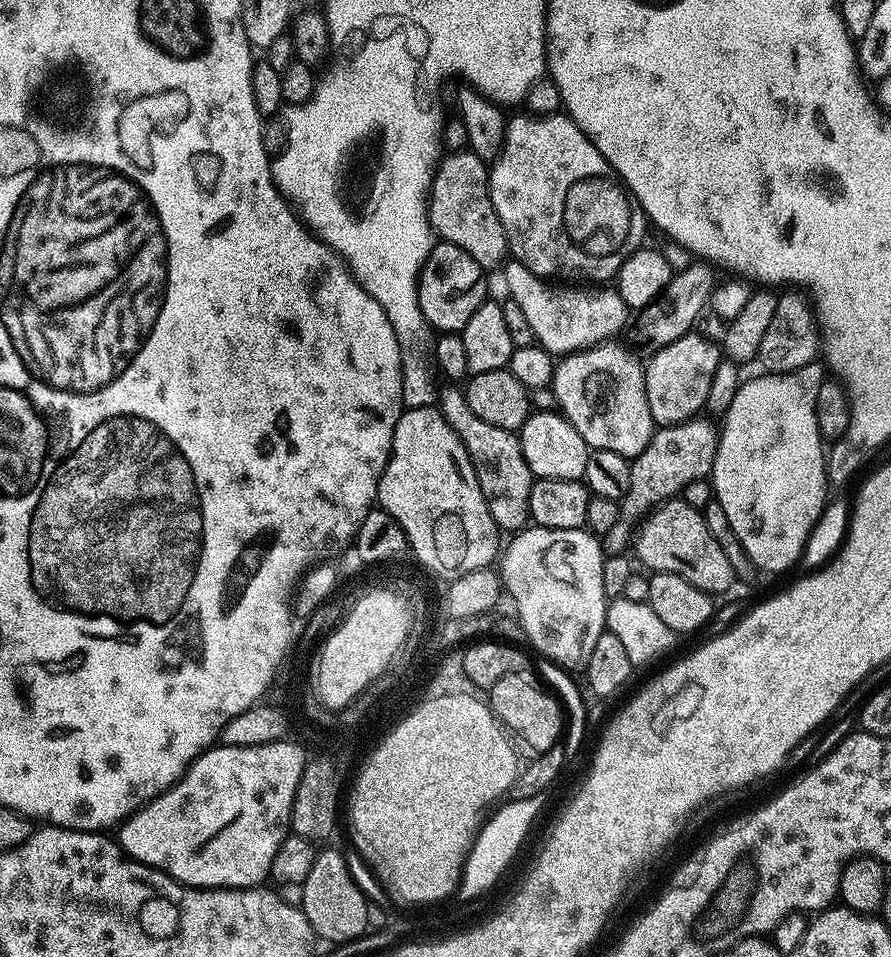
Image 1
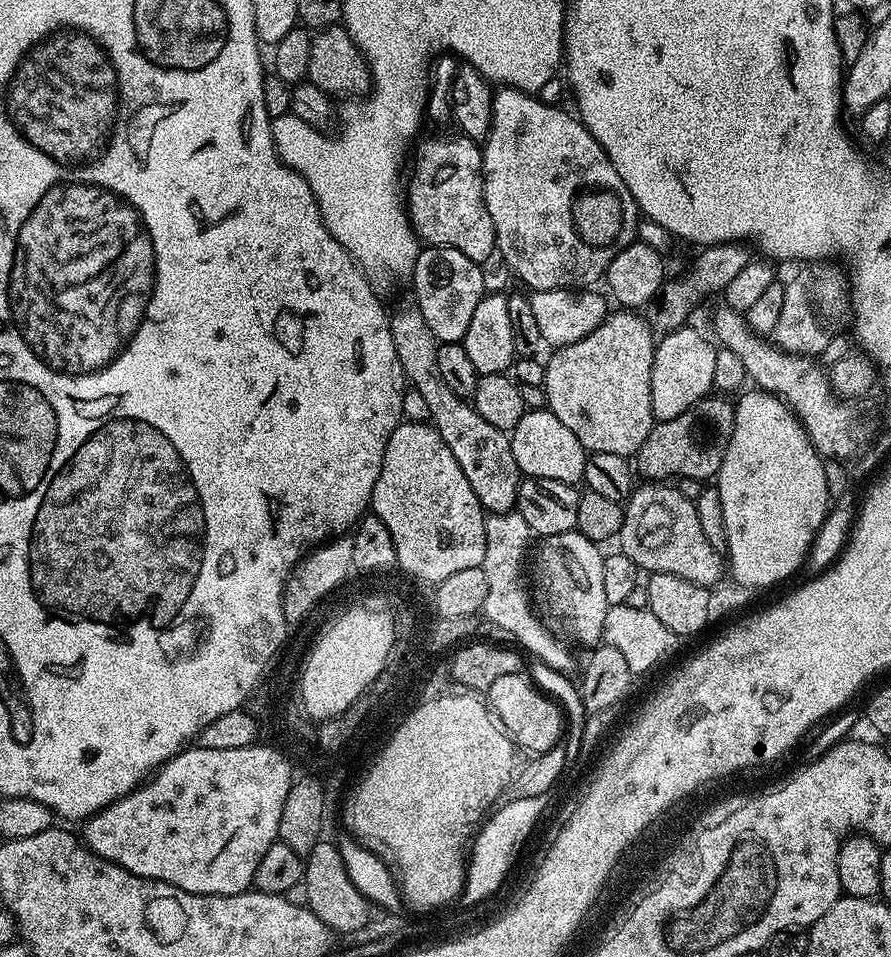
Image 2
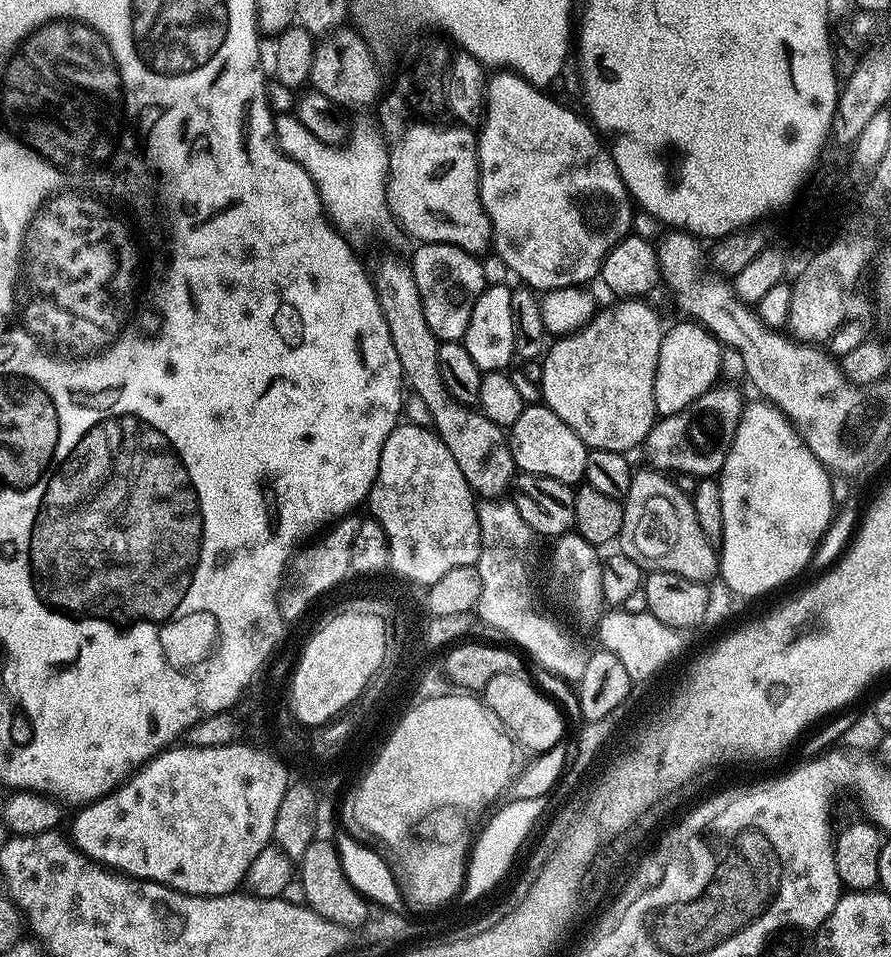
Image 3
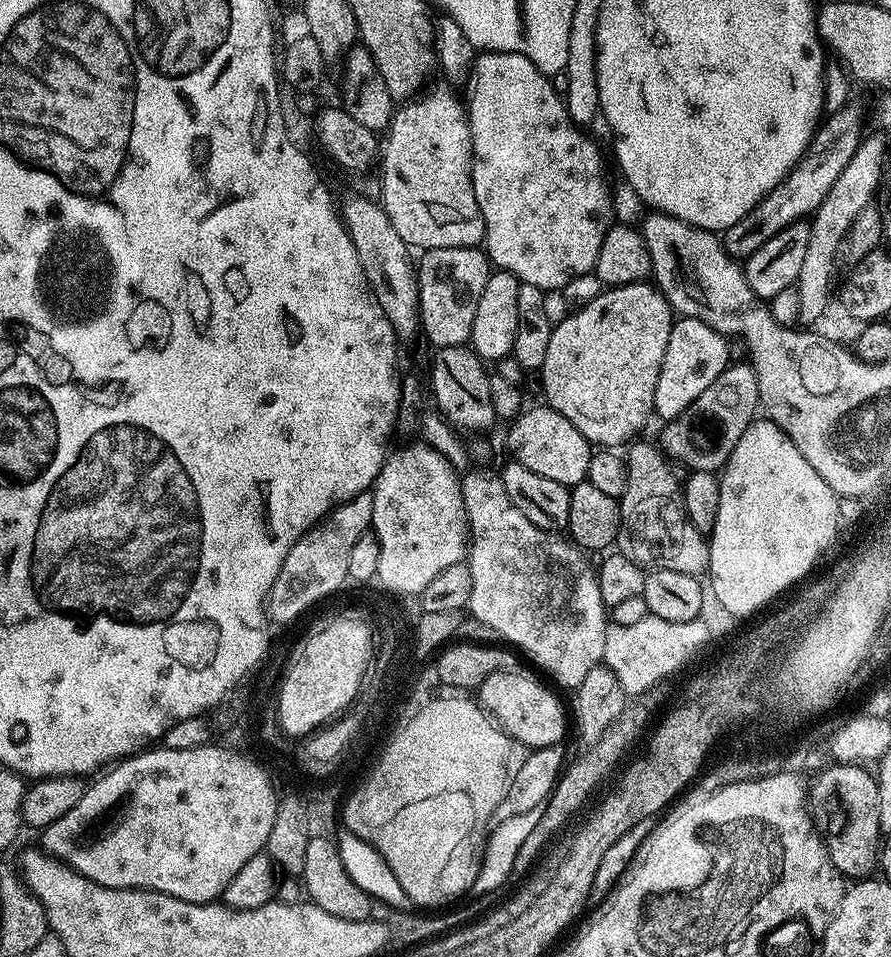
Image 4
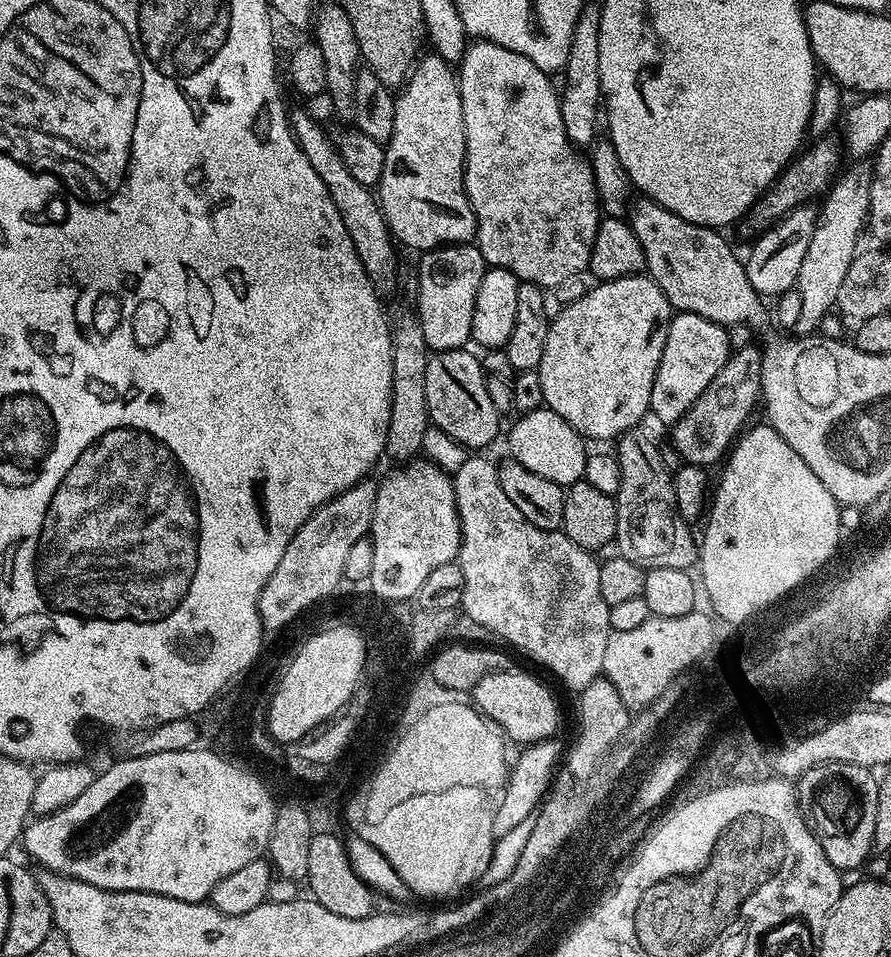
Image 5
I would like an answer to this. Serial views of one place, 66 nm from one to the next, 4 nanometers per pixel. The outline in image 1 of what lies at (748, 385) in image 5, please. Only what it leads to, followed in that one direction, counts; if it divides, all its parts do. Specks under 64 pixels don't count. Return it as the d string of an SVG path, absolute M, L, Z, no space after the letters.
M693 418L681 424L657 427L646 450L631 461L630 490L624 495L622 512L625 517L640 518L656 505L679 497L684 488L699 479L708 480L712 475L714 458L718 454L720 428L708 420Z

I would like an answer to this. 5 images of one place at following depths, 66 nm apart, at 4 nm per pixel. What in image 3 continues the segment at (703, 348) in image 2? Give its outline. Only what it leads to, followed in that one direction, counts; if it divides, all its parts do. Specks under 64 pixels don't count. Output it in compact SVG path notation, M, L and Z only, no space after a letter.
M695 322L669 327L658 350L658 370L654 378L654 402L657 417L678 414L694 402L706 389L717 383L720 373L722 345L708 329Z

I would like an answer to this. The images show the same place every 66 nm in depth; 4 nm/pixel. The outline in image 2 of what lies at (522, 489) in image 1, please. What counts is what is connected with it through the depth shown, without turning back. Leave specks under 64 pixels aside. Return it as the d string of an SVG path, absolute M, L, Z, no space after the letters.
M415 306L400 308L396 313L393 311L390 319L394 350L398 350L404 379L411 389L426 401L428 420L442 438L442 442L450 446L450 454L458 458L458 466L462 466L462 474L466 474L470 490L474 490L485 513L513 511L522 473L518 462L514 462L514 450L509 433L498 430L498 426L490 426L490 422L483 420L482 414L478 414L465 397L454 394L454 390L446 386L442 374L438 371L436 335L432 333L430 326L426 326L426 318L422 318L422 314Z

